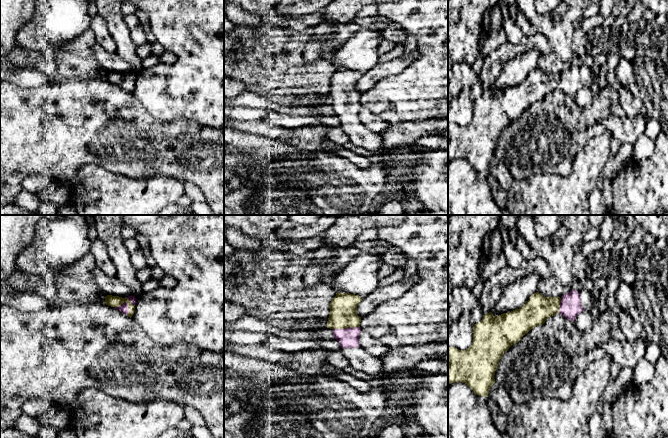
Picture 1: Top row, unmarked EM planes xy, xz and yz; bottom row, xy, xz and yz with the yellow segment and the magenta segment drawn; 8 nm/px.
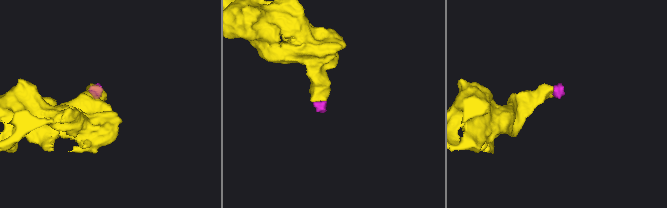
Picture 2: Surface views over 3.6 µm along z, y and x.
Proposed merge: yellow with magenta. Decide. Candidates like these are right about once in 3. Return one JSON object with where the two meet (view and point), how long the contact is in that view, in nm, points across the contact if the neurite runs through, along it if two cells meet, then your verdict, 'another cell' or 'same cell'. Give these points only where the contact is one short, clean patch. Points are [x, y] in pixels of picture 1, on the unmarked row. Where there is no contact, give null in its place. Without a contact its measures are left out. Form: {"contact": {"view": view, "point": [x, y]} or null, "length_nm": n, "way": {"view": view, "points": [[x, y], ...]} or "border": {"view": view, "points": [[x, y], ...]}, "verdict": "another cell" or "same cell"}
{"contact": {"view": "xz", "point": [345, 103]}, "length_nm": 220, "way": {"view": "xz", "points": [[343, 83], [345, 103], [349, 113]]}, "verdict": "same cell"}

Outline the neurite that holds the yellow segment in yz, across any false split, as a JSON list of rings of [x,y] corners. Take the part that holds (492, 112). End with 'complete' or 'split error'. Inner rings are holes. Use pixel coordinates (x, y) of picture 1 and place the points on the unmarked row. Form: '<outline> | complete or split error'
[[[582,65],[580,68],[571,66],[562,73],[545,73],[541,69],[536,68],[530,72],[529,76],[519,85],[511,88],[503,89],[499,92],[494,92],[491,88],[483,91],[480,98],[473,101],[473,119],[467,126],[459,126],[455,123],[448,123],[448,161],[454,158],[462,158],[467,160],[476,171],[487,173],[491,162],[495,159],[494,151],[498,144],[498,139],[502,131],[514,120],[519,118],[522,113],[532,104],[543,101],[547,94],[560,89],[565,94],[575,97],[579,89],[584,86],[590,88],[597,80],[599,67],[594,65],[588,67]]] | split error

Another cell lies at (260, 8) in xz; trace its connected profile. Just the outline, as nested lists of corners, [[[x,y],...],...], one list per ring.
[[[224,0],[224,4],[235,3],[243,10],[262,18],[269,14],[280,1],[281,0]]]

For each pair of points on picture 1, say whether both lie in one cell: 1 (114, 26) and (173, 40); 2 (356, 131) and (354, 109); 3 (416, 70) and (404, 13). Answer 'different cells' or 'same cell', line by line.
1: different cells
2: same cell
3: same cell

